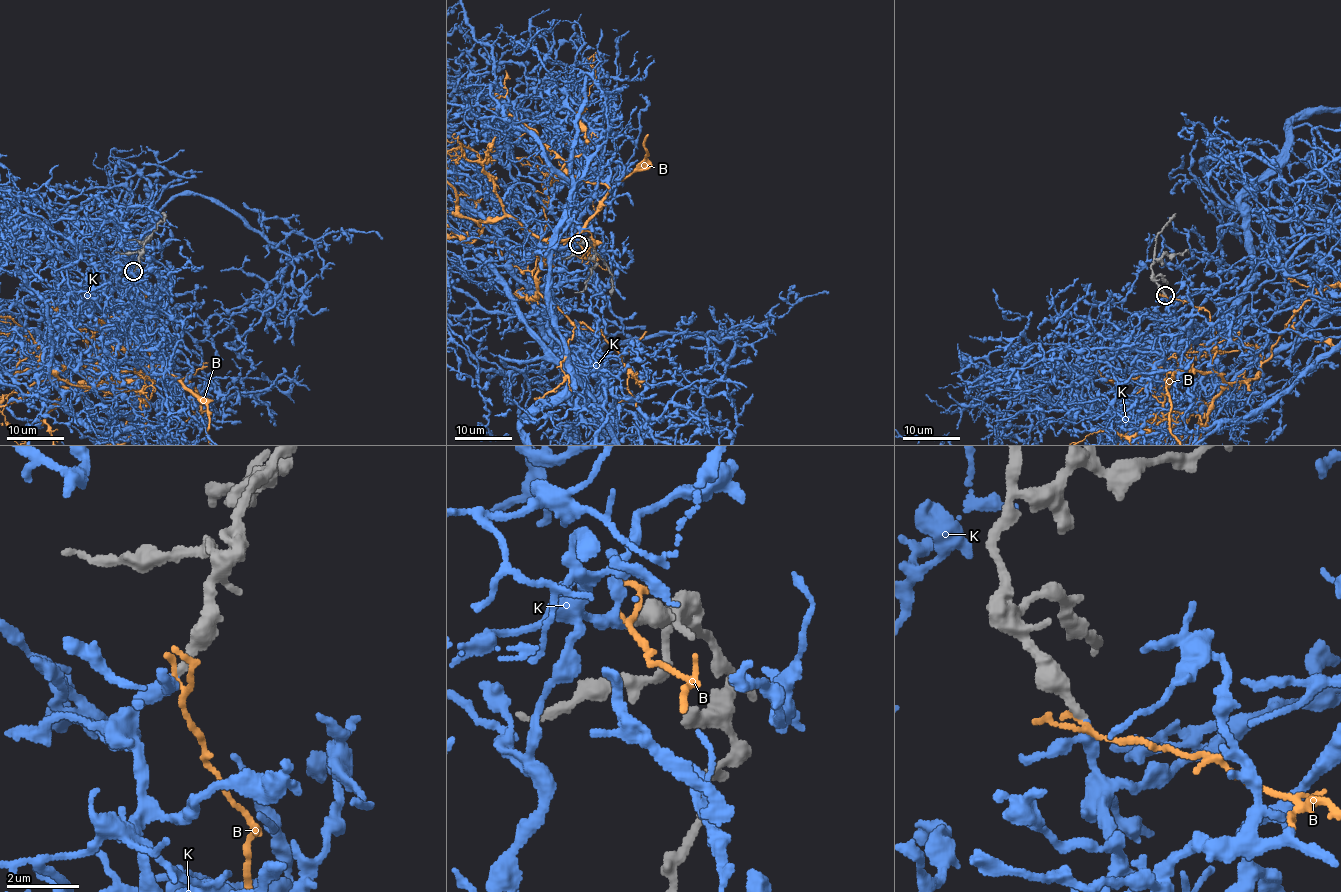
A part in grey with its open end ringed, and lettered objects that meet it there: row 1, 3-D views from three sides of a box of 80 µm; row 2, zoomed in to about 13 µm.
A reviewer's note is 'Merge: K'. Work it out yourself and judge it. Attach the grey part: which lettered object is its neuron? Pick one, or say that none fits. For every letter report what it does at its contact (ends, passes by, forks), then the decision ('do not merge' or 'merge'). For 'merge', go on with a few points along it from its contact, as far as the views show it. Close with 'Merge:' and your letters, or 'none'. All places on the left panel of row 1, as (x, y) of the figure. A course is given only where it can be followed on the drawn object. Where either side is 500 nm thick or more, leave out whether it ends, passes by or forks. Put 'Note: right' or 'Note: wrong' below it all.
B: it passes by; do not merge
K: it passes by; merge; course (132, 271), (129, 311), (82, 306), (90, 316), (177, 375), (189, 419)
Merge: K
Note: right

